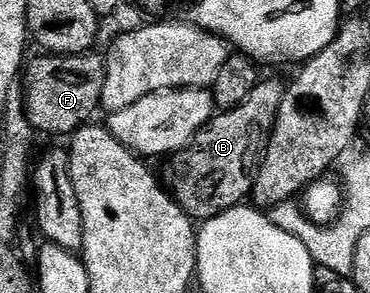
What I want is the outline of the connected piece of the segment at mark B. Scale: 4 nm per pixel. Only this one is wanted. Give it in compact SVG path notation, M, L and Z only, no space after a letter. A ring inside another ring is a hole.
M269 78L266 82L264 79L258 81L257 86L250 92L249 98L240 102L233 110L222 110L214 113L213 96L208 89L166 90L145 96L141 100L137 100L132 106L120 109L117 113L109 114L105 126L128 150L141 158L175 152L185 147L193 139L186 150L181 150L178 154L170 156L169 163L165 166L165 178L163 174L163 185L172 194L173 199L184 208L185 213L190 218L204 220L242 205L252 195L255 177L253 130L257 134L263 133L262 135L264 135L267 128L272 127L281 107L282 93L283 86L280 86L275 79Z

